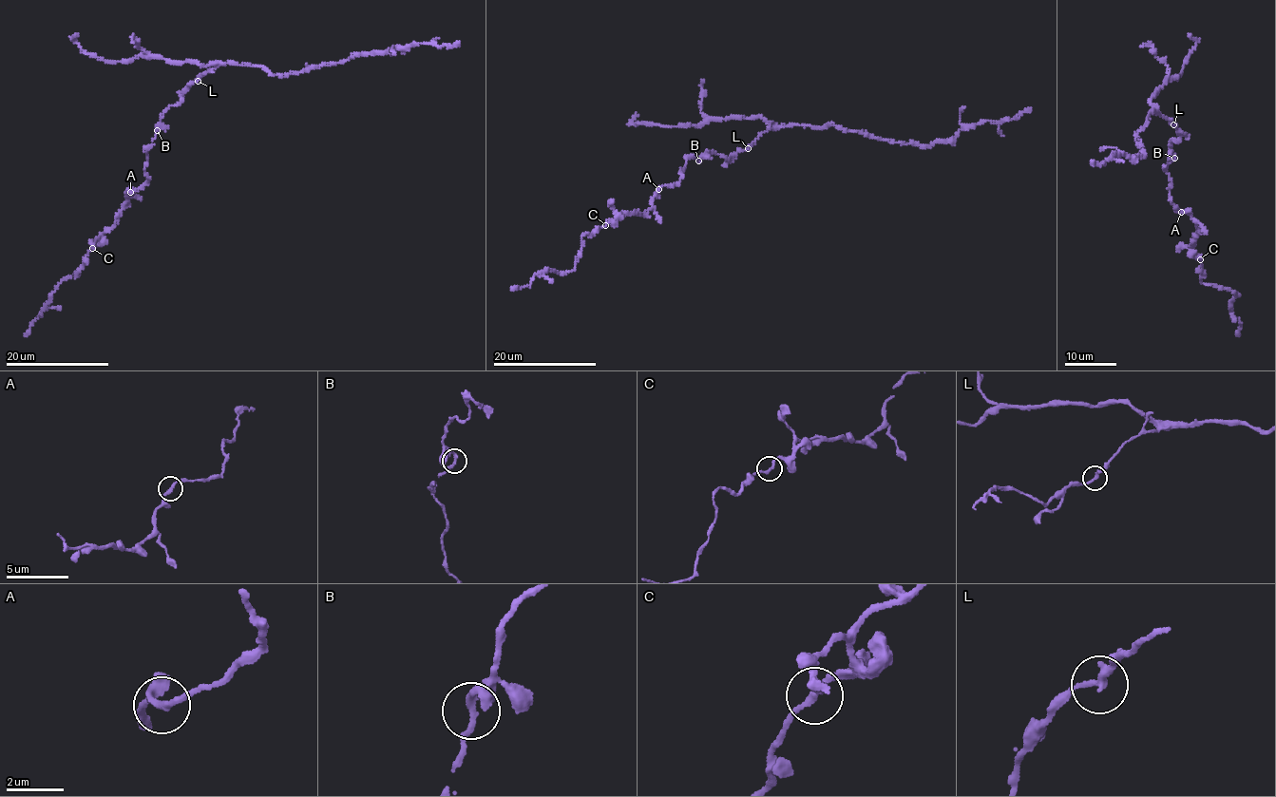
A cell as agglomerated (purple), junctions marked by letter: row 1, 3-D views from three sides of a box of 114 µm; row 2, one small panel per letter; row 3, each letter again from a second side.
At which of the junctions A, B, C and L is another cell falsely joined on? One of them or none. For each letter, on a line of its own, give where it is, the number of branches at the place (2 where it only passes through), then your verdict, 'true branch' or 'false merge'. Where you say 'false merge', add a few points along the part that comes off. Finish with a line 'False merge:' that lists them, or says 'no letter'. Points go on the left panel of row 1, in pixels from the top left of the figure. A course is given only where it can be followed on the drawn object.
A: place (130, 192); branches 2; true branch
B: place (157, 130); branches 2; true branch
C: place (92, 248); branches 2; true branch
L: place (198, 81); branches 2; true branch
False merge: no letter

